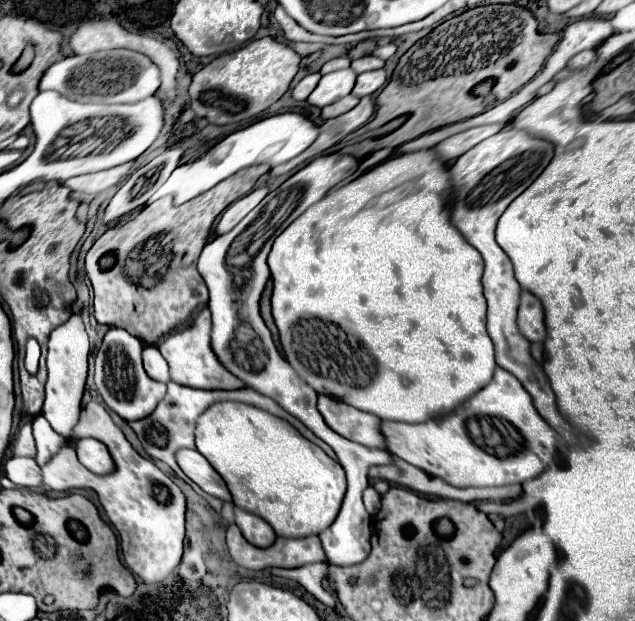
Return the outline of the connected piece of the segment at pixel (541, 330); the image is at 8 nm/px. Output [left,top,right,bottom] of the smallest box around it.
[518,291,546,343]

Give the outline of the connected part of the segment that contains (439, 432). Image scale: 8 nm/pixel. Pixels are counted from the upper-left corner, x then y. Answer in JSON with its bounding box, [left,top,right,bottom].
[380,367,558,487]

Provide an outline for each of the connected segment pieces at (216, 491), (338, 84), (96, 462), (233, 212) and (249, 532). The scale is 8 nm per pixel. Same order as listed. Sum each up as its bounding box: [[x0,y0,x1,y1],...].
[[176,449,230,501],[308,69,356,109],[76,439,116,475],[216,187,268,235],[236,507,276,547]]

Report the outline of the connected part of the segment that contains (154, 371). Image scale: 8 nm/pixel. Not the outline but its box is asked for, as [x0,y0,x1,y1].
[142,345,170,383]

